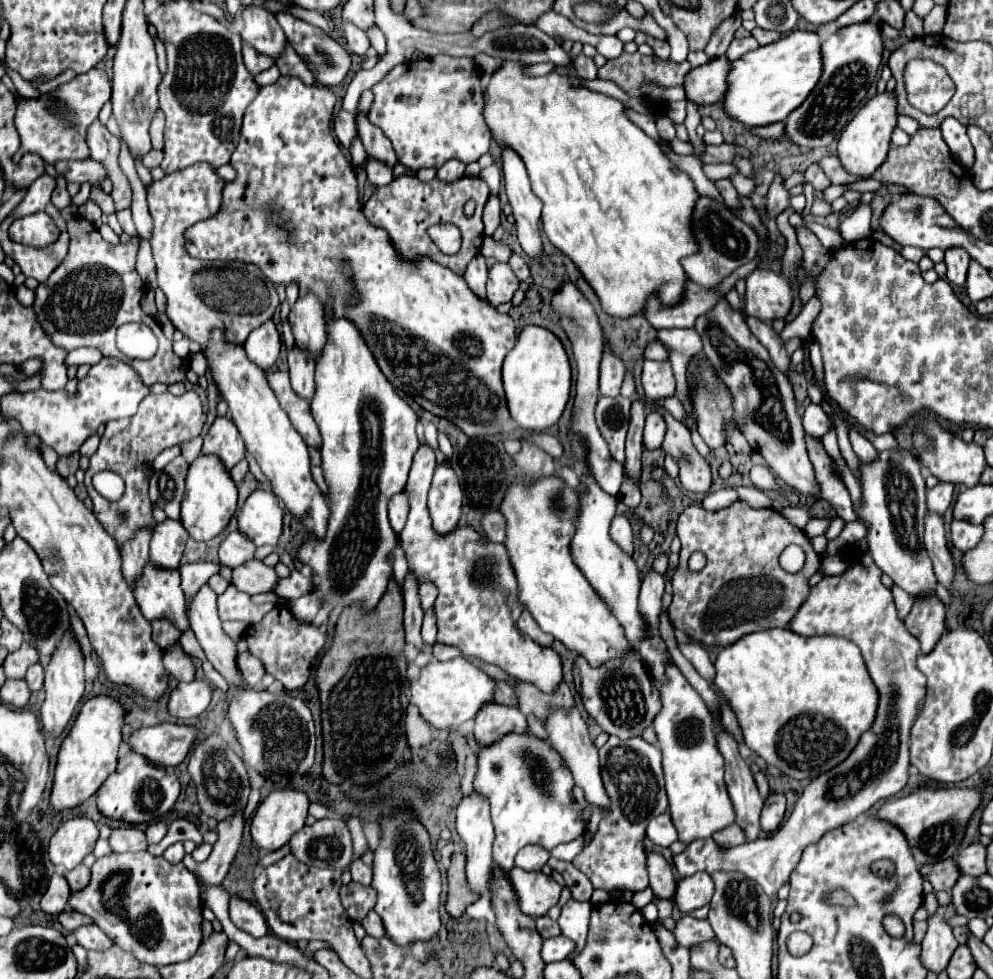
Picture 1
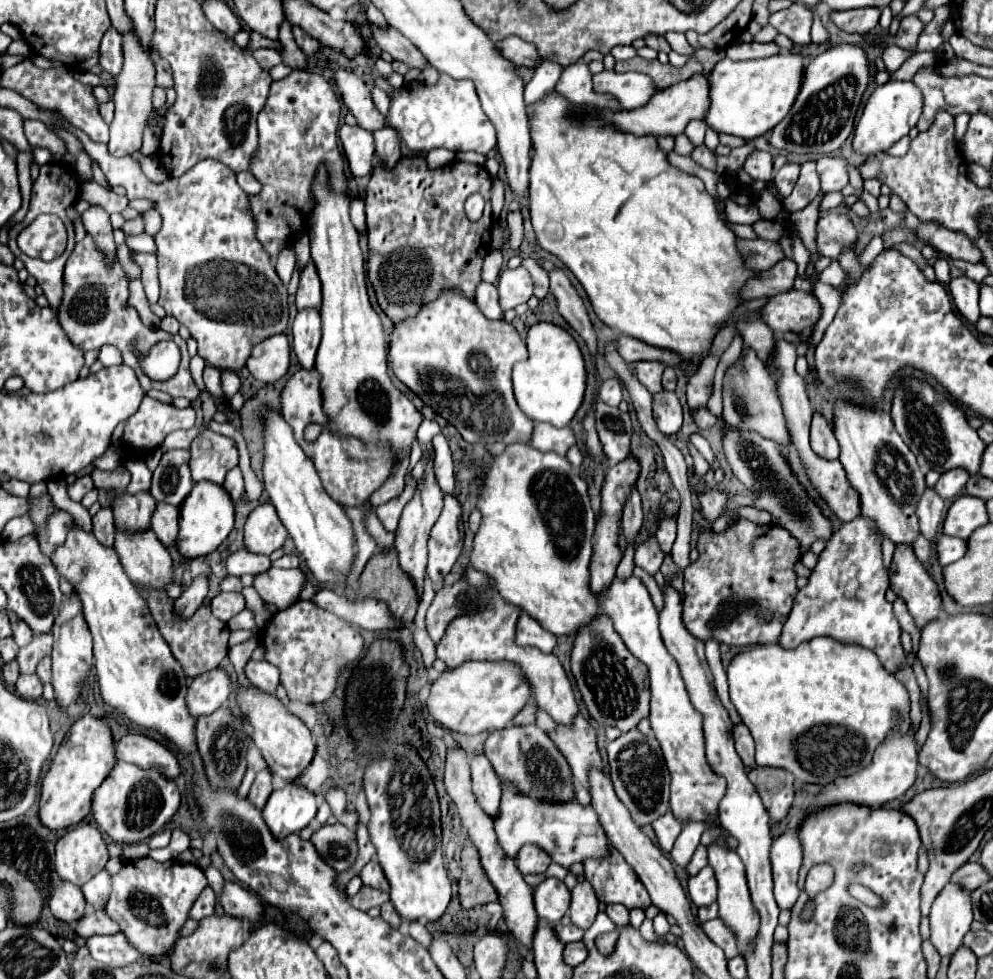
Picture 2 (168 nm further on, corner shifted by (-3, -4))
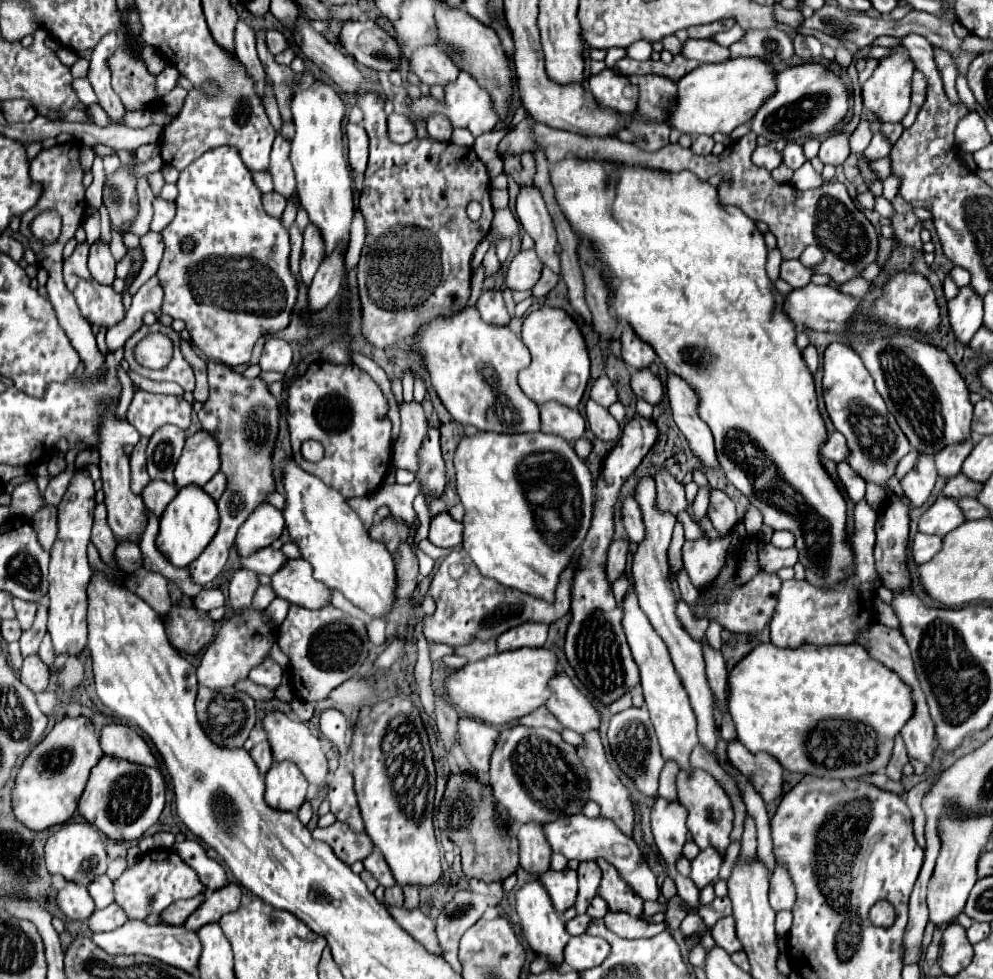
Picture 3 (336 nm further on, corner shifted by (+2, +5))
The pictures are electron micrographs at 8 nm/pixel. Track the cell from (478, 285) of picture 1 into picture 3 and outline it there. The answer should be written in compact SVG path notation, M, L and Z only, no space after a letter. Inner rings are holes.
M486 291L480 295L478 303L476 303L476 309L480 311L482 319L488 323L488 325L508 325L510 323L510 313L506 311L504 307L504 301L502 301L502 293L500 291Z

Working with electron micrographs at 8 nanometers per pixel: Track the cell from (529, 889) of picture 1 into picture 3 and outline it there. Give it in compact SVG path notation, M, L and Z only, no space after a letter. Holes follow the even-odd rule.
M548 869L544 875L540 875L540 881L550 893L556 911L564 913L566 909L574 907L578 893L578 873L574 869L562 869L562 871Z

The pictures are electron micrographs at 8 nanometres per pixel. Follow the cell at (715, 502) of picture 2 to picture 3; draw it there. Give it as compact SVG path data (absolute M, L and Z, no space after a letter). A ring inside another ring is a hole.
M714 491L710 497L710 507L708 507L708 519L712 521L714 529L720 535L728 535L730 531L734 531L738 527L738 513L734 509L734 501L722 493L722 491Z

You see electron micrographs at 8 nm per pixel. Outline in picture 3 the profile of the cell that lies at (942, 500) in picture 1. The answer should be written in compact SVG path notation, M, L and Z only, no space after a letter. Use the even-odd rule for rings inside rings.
M966 439L958 445L948 445L946 449L936 453L936 469L942 477L954 477L960 473L962 463L966 461L968 453L974 449L974 439Z

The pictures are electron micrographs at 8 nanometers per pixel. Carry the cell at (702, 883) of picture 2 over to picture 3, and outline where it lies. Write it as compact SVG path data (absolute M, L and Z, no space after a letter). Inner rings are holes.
M716 847L702 849L698 857L692 861L692 873L690 879L696 883L698 889L704 889L710 881L718 879L718 871L722 865L722 855Z

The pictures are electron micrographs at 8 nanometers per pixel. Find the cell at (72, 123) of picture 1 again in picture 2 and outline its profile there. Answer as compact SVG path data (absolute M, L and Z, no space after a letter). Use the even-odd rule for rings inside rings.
M25 120L25 136L33 148L39 146L39 148L47 148L51 154L59 154L59 156L65 154L63 140L59 140L41 120Z

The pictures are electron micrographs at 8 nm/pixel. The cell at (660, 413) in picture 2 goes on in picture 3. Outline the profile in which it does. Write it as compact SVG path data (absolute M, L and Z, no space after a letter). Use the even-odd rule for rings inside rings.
M650 369L634 371L630 377L630 383L632 383L632 391L636 393L636 397L646 399L650 405L660 403L664 397L664 387Z

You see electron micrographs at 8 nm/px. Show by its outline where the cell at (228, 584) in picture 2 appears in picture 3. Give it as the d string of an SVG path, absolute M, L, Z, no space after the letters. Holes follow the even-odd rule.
M242 569L238 573L232 575L230 579L230 591L228 591L228 599L230 599L230 605L238 611L240 607L246 607L252 603L252 597L258 589L258 573L254 571L248 571L248 569Z

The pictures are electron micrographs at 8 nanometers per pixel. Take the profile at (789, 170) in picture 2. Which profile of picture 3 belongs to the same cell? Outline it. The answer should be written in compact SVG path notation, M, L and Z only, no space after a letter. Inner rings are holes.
M788 143L784 147L782 155L784 155L784 165L788 165L790 169L798 169L798 167L802 167L806 163L802 145L798 145L798 143Z

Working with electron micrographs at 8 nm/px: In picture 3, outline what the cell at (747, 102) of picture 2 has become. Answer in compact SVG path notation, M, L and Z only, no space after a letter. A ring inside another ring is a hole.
M754 57L728 59L724 63L704 63L676 83L676 105L668 113L668 127L692 137L712 137L714 133L728 135L738 125L748 123L762 101L770 97L770 93L774 91L774 77L776 73L770 69L770 65Z

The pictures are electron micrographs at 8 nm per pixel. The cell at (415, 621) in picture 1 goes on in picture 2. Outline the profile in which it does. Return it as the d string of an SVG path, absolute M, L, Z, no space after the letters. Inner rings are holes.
M433 464L427 466L425 476L419 480L415 496L411 498L411 502L405 506L399 528L395 532L397 540L395 540L395 550L399 554L399 564L401 570L411 578L411 582L415 584L415 590L419 594L419 598L423 596L423 584L425 584L425 570L427 570L427 540L429 540L429 532L433 528L433 524L437 522L439 514L443 508L443 492L435 482L433 476Z

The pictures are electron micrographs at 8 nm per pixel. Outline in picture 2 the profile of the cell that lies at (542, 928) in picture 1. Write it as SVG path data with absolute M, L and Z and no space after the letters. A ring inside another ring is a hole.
M555 924L553 926L553 934L563 942L563 944L569 944L569 942L577 942L583 938L583 930L579 930L577 926L563 926L563 924Z

